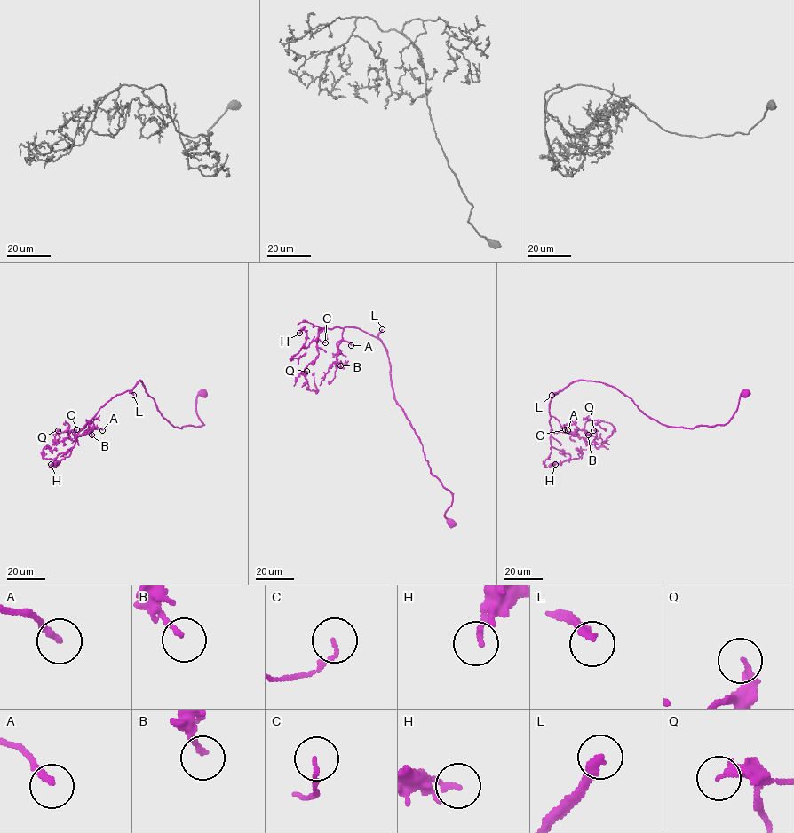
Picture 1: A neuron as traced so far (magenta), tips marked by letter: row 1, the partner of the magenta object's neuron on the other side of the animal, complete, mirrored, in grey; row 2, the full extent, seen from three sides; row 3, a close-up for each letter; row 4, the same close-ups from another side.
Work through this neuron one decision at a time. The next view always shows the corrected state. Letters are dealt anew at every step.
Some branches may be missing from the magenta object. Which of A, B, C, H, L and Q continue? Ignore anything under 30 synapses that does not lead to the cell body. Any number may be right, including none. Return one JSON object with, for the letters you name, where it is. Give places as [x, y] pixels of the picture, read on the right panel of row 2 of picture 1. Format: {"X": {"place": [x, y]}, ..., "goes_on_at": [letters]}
{"A": {"place": [567, 430]}, "L": {"place": [551, 395]}, "goes_on_at": ["A", "L"]}

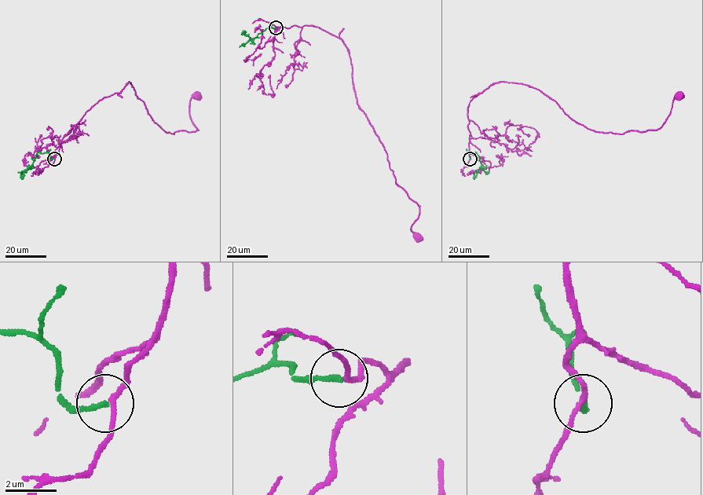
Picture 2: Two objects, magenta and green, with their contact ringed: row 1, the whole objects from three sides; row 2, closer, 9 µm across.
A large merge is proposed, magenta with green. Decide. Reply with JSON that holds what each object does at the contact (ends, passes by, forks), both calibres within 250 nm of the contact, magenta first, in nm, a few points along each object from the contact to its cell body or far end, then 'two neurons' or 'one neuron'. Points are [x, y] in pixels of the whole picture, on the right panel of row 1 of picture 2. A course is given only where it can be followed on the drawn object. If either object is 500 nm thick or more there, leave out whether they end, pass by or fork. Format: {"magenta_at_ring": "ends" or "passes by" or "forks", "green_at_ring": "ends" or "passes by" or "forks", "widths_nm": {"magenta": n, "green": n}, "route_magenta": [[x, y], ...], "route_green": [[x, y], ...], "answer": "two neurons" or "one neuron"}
{"magenta_at_ring": "passes by", "green_at_ring": "ends", "widths_nm": {"magenta": 170, "green": 200}, "route_magenta": [[470, 159], [467, 106], [495, 83], [529, 85], [580, 124], [596, 132], [618, 133], [657, 130], [679, 95]], "route_green": [[470, 159], [469, 153], [475, 152], [482, 166], [476, 172]], "answer": "one neuron"}

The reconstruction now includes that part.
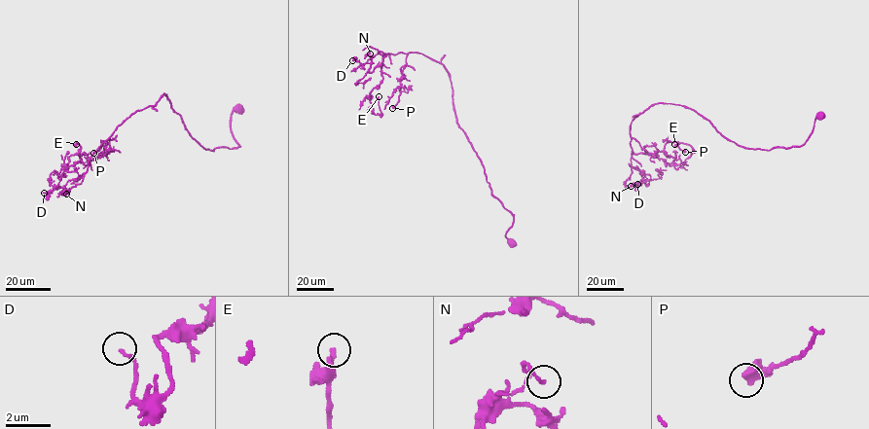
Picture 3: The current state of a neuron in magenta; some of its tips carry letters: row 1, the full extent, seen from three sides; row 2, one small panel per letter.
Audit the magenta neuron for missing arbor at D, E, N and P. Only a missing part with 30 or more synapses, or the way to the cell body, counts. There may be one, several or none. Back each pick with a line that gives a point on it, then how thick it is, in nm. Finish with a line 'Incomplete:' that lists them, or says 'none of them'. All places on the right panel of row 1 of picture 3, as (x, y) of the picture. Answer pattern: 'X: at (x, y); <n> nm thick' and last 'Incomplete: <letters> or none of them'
Incomplete: none of them

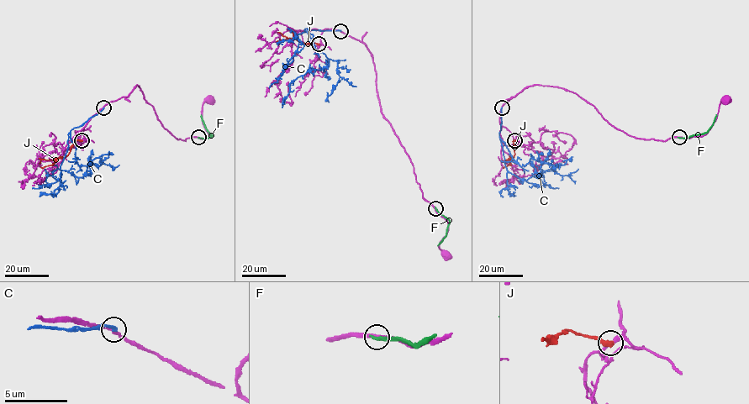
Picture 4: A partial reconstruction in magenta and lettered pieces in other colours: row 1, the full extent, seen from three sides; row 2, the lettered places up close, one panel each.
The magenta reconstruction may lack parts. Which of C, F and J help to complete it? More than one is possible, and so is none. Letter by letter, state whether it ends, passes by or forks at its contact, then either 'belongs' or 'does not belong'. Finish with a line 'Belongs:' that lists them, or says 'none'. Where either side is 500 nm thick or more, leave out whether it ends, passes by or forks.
C: it ends there; does not belong
F: it ends there; does not belong
J: it ends there; does not belong
Belongs: none

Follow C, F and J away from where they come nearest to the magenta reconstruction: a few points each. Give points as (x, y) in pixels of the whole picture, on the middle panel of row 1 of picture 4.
C: (340, 30), (308, 28), (313, 35), (313, 46), (324, 54), (328, 65), (297, 77), (282, 107)
F: (435, 208), (449, 221), (446, 235), (438, 245)
J: (319, 44), (303, 43), (277, 32)

